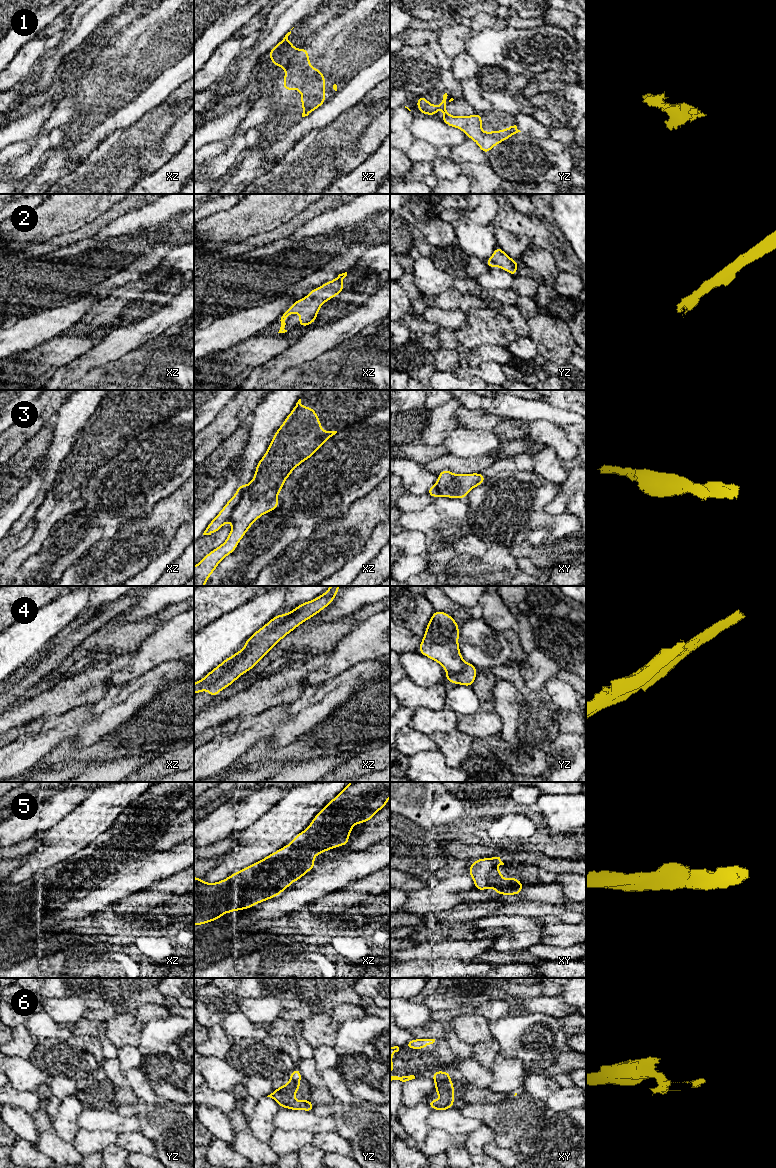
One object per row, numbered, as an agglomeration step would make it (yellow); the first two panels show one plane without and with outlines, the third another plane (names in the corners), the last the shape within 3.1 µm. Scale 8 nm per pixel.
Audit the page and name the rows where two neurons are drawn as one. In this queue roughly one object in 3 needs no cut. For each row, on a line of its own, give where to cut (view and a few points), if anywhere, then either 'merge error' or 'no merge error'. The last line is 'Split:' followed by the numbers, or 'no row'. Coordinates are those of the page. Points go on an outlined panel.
1: cut in xz along (298, 50), (286, 68); merge error
2: no cut; no merge error
3: cut in xz along (246, 486), (239, 502), (226, 521); merge error
4: cut in xz along (244, 648), (241, 657), (207, 688); merge error
5: no cut; no merge error
6: cut in xy along (450, 1081), (436, 1085); merge error
Split: 1, 3, 4, 6

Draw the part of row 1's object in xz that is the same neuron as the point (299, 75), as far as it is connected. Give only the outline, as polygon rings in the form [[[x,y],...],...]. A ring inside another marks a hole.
[[[306,47],[298,50],[291,63],[286,68],[283,80],[285,83],[281,86],[283,90],[300,90],[301,105],[303,107],[302,117],[308,116],[315,109],[323,105],[325,100],[325,75],[318,68],[312,68],[309,61],[309,53]]]

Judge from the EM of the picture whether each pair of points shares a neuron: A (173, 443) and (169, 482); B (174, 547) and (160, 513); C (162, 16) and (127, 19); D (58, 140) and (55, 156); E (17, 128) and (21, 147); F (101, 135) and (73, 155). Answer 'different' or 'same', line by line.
A: same
B: different
C: different
D: different
E: different
F: same

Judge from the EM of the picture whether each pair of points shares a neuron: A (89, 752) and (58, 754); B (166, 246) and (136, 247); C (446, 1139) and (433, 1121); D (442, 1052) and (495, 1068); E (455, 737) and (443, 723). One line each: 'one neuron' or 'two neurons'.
A: one neuron
B: one neuron
C: two neurons
D: two neurons
E: two neurons

